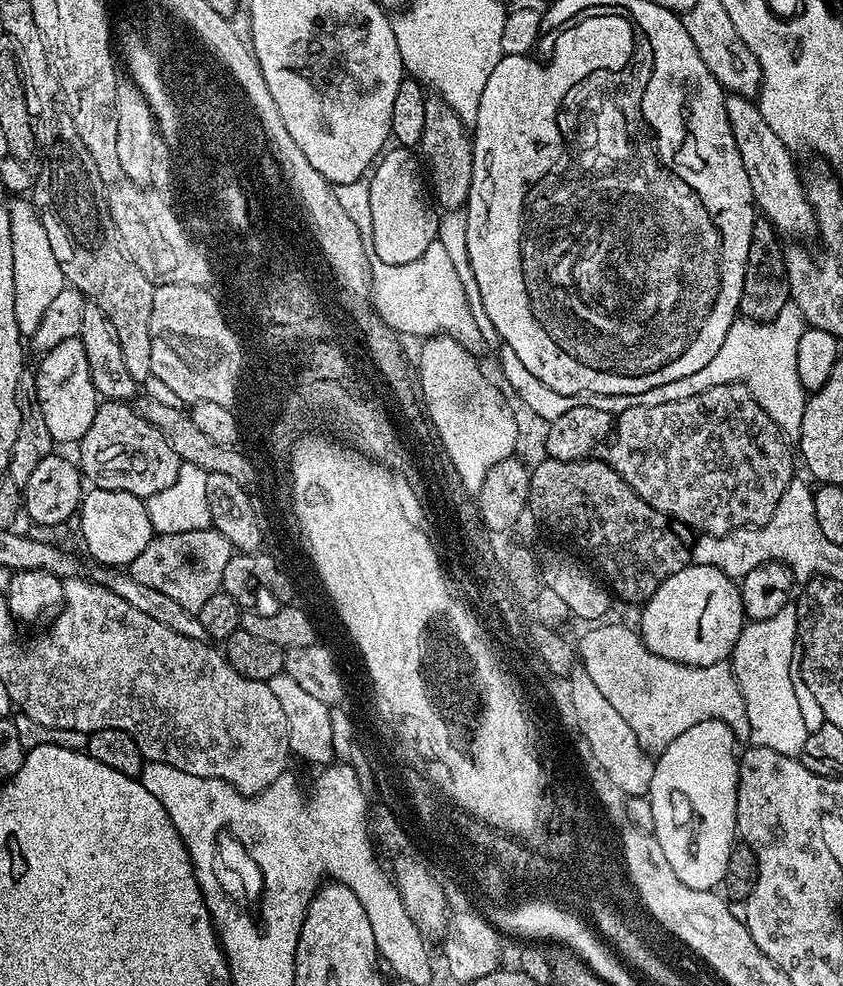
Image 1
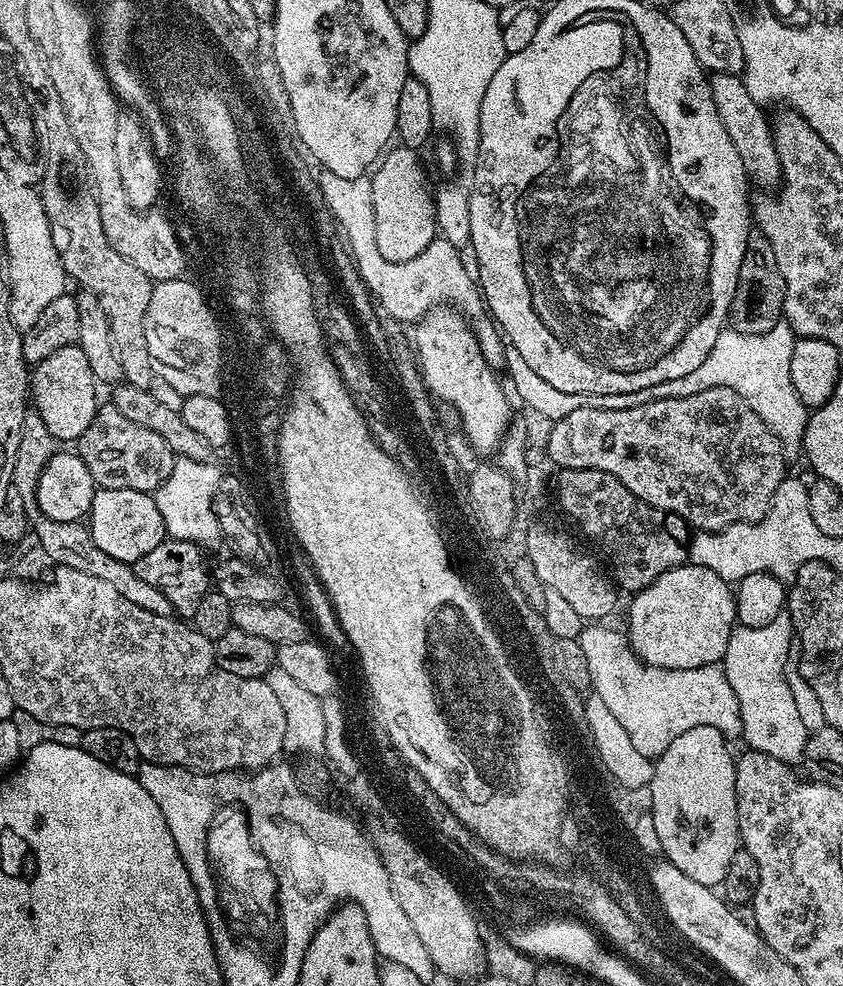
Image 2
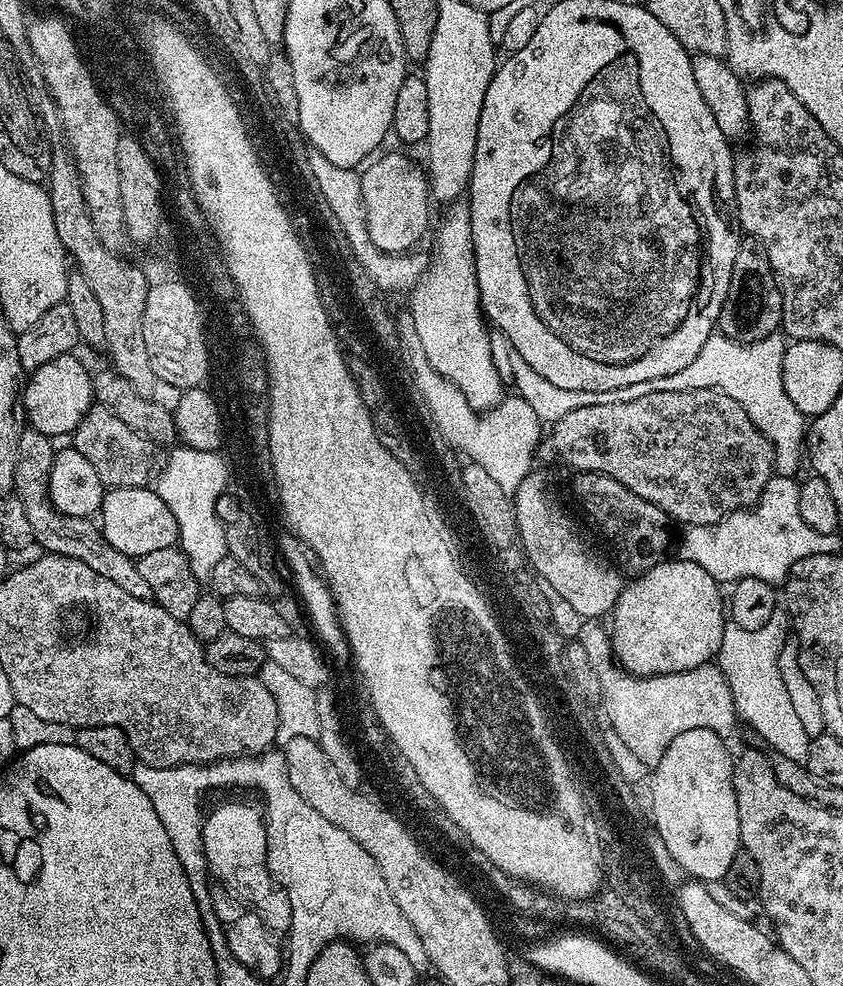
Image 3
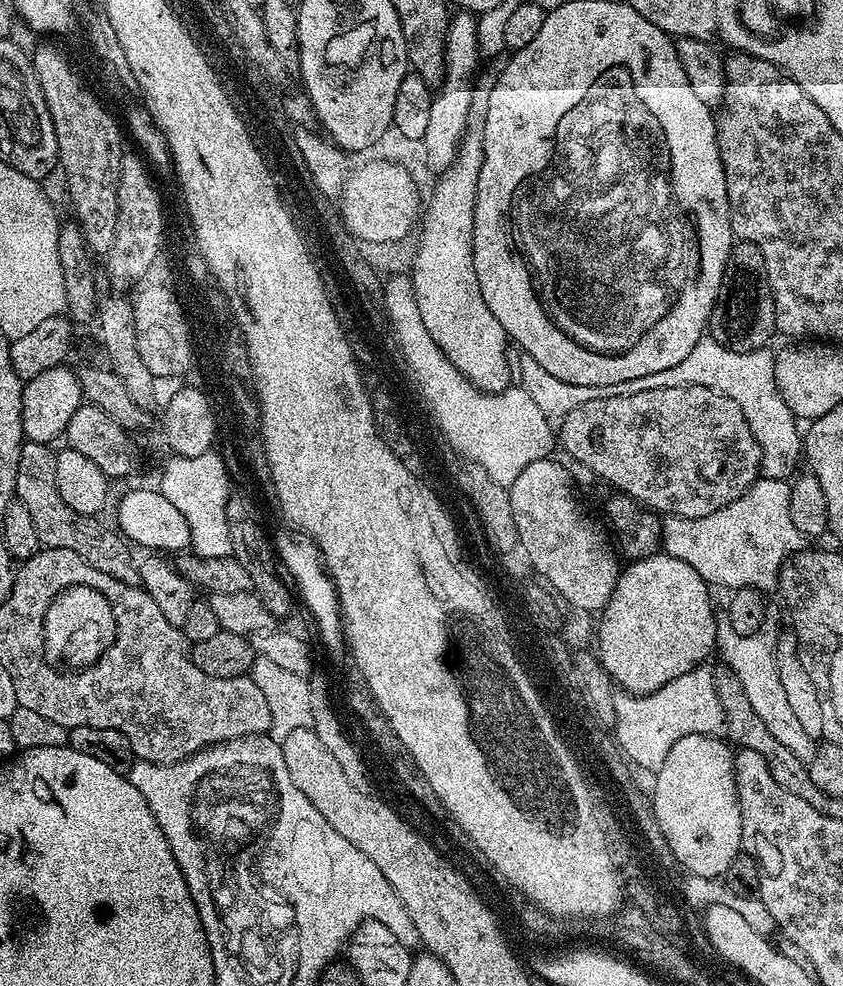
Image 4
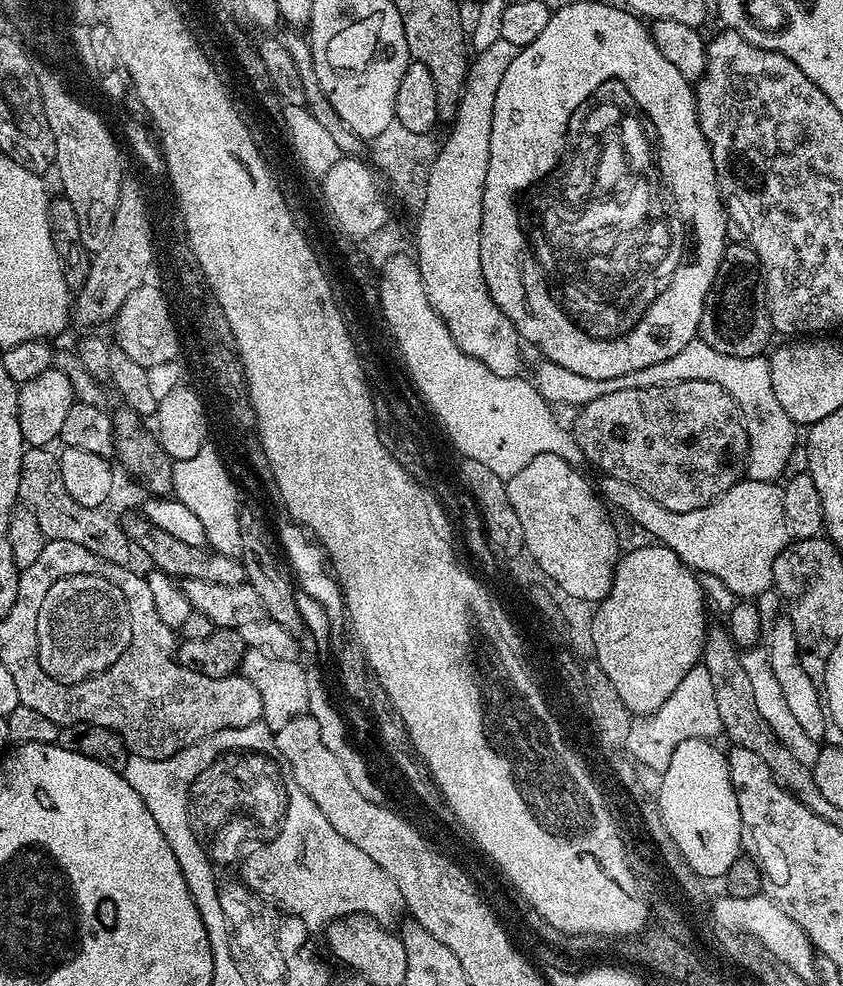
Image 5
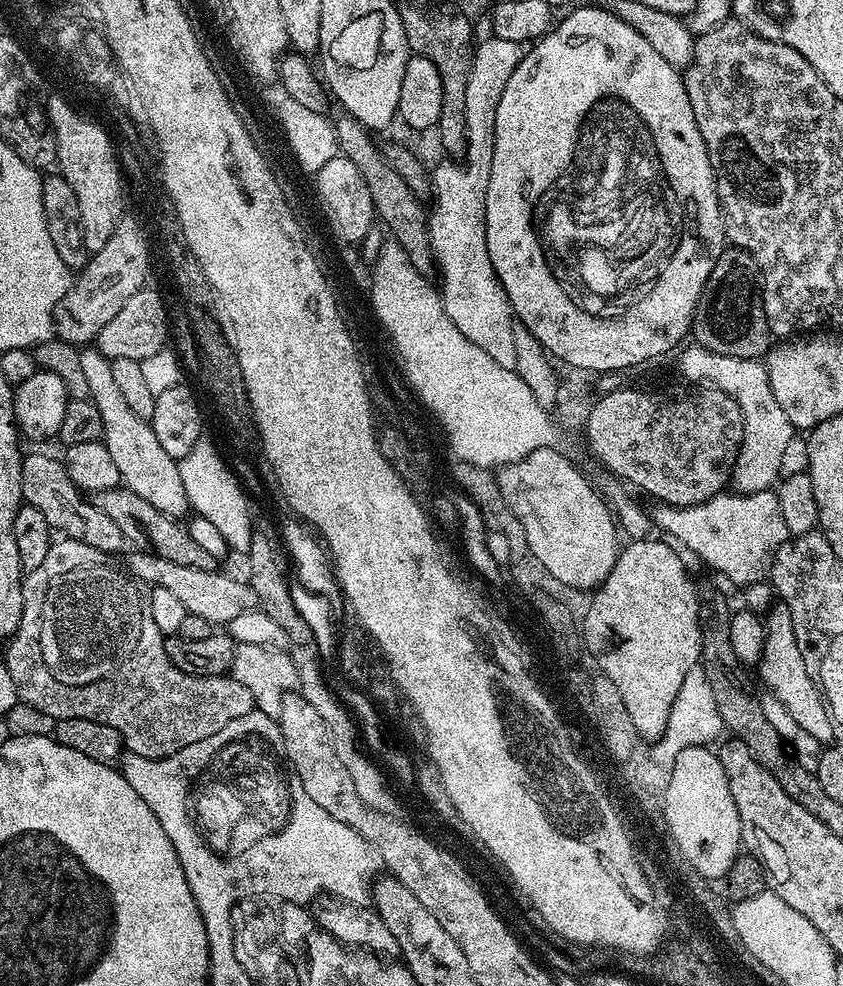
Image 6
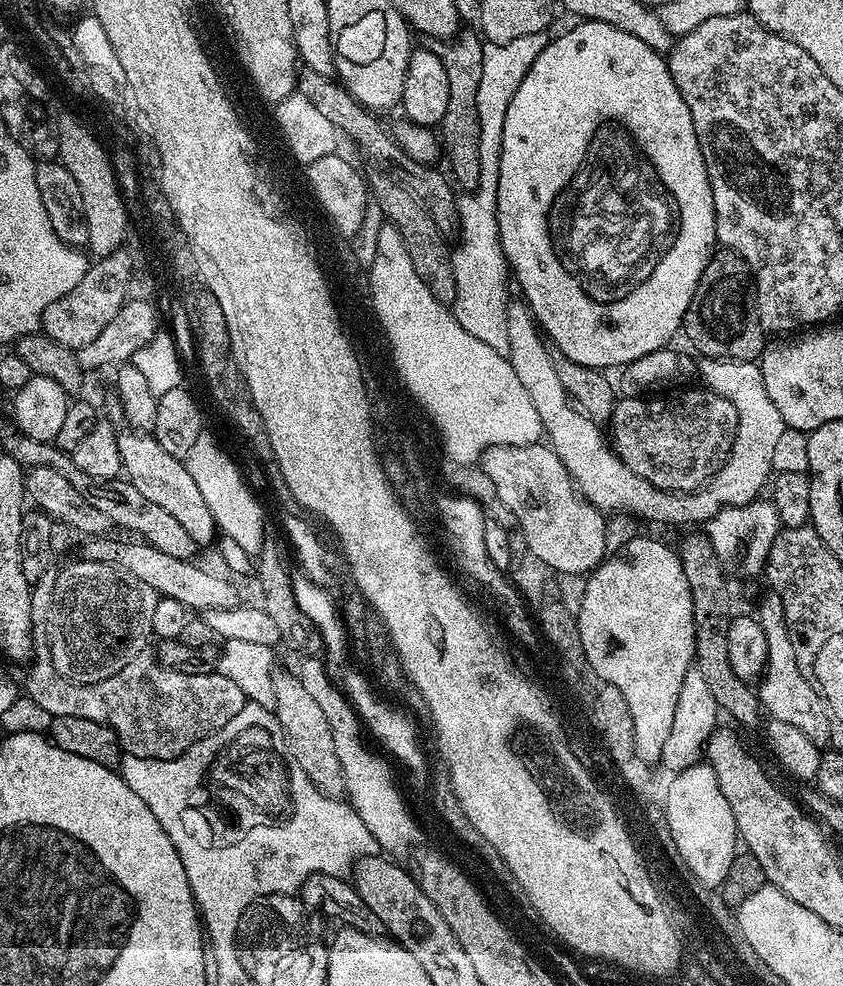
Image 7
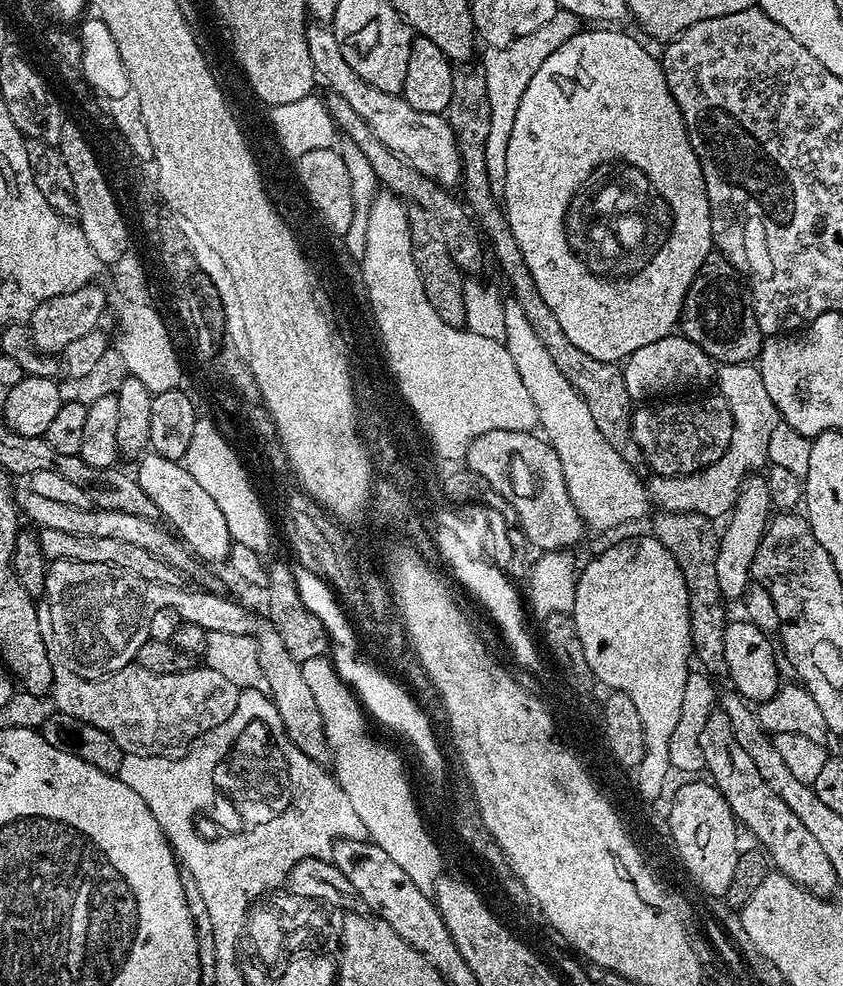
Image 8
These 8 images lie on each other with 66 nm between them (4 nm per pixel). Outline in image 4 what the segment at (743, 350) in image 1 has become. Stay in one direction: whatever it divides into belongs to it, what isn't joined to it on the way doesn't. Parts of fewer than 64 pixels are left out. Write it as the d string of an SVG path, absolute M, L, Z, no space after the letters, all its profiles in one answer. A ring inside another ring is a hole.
M711 338L700 340L682 362L658 370L658 374L646 374L646 378L634 378L630 382L618 382L615 386L620 394L642 390L662 390L670 386L706 386L715 392L726 394L742 410L750 426L750 434L760 447L761 477L770 479L788 478L802 460L802 428L796 416L782 402L778 386L774 382L775 355L768 348L749 352L735 352Z

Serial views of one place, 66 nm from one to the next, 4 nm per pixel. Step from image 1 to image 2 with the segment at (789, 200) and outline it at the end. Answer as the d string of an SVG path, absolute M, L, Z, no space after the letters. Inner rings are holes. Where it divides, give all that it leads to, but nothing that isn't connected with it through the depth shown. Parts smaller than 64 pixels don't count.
M717 72L711 77L710 83L714 106L718 106L718 118L722 118L722 126L726 126L726 134L730 134L734 150L738 150L738 158L742 158L744 173L755 187L757 184L764 188L760 190L775 189L782 180L782 166L778 162L778 150L774 146L769 117L764 117L765 109L758 102L754 102L754 98L750 98L750 90L746 90L739 75Z

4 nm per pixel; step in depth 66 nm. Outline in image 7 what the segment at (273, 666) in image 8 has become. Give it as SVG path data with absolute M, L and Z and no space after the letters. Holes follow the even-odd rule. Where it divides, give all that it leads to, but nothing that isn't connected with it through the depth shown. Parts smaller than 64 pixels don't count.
M277 670L272 677L276 703L274 711L284 731L286 746L290 746L290 754L298 758L298 766L306 770L306 776L310 778L310 782L314 782L319 792L327 796L343 797L345 791L342 762L338 762L338 750L334 750L334 734L330 734L330 722L326 722L326 714L322 714L318 702L310 698L310 693L306 691L306 686L302 686L295 671Z

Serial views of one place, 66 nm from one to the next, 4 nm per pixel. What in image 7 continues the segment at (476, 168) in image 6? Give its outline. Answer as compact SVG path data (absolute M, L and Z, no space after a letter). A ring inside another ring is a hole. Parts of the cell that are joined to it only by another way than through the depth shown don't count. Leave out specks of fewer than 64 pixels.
M539 32L525 34L522 38L514 38L514 42L505 44L485 43L482 78L478 81L478 182L470 194L461 195L456 201L458 233L460 232L460 240L464 244L451 249L457 293L450 303L450 311L462 330L466 330L466 334L474 334L478 342L486 342L490 350L498 350L498 354L503 356L507 356L510 350L507 333L510 269L500 245L496 221L502 126L506 124L506 110L510 107L510 98L514 98L514 90L518 90L522 78L526 78L530 66L534 64L534 58L542 54L549 39L548 32Z

